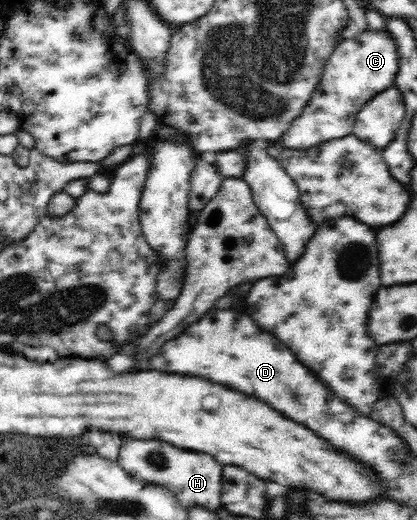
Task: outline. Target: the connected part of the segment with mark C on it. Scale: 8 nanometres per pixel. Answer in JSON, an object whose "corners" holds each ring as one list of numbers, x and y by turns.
{"corners":[[368,30,340,42,320,73,318,89,300,116,279,139,286,149,310,149,325,141,353,135,358,112,378,94,393,85,398,73,398,54,386,32]]}

